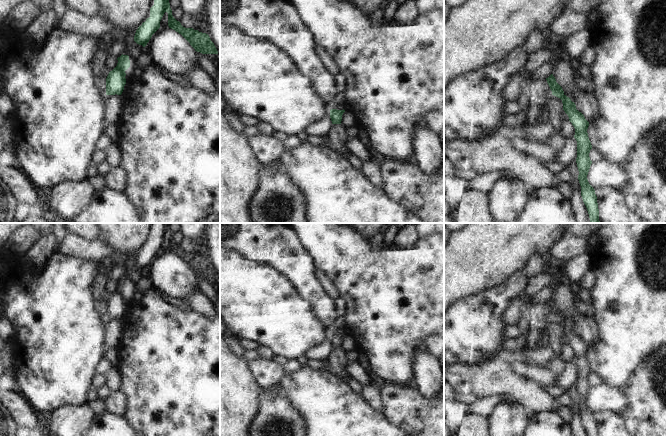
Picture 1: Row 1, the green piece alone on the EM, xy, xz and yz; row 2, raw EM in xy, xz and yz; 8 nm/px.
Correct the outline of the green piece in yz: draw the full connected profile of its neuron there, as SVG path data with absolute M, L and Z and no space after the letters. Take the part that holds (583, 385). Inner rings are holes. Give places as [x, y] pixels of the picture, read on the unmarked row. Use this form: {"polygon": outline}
{"polygon": "M553 298L546 302L546 304L552 315L552 319L562 324L563 334L568 339L569 345L575 352L574 362L577 365L576 387L579 395L578 404L581 410L583 426L588 436L599 436L595 414L587 403L592 388L589 381L592 369L587 357L589 346L585 343L584 339L576 333L575 327L564 318L562 311L556 306Z"}

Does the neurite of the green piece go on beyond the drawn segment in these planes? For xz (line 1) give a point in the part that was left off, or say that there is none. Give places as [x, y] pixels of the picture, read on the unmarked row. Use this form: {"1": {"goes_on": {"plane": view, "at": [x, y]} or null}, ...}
{"1": {"goes_on": null}}

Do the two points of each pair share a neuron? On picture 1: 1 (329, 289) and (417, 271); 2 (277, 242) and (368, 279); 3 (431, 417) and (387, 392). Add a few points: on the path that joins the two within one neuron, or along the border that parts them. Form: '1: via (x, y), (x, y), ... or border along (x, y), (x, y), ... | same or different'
1: border along (320, 270), (330, 280), (340, 296) | different
2: border along (297, 235), (301, 244), (313, 259), (316, 267) | different
3: via (420, 417), (398, 397) | same

